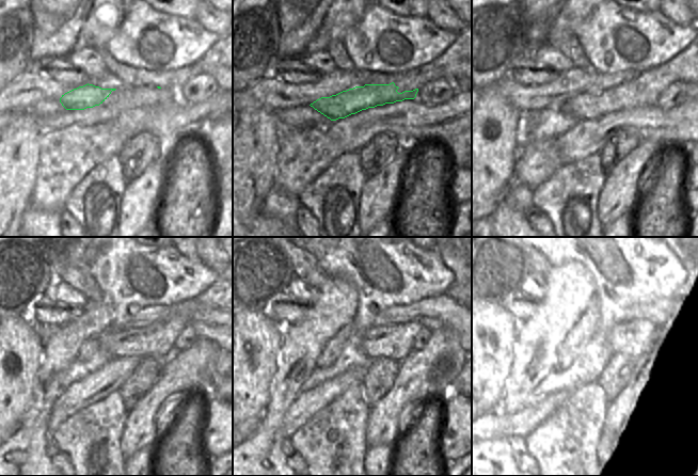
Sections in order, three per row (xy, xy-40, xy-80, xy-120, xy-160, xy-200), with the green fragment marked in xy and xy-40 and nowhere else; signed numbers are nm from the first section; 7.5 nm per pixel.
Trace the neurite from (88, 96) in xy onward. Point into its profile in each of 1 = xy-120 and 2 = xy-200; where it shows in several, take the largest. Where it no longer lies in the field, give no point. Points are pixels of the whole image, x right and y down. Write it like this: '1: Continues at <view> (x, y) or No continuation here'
1: Continues at xy-120 (146, 342)
2: Continues at xy-200 (634, 337).

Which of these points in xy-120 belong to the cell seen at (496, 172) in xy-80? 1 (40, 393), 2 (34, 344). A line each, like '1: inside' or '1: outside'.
1: outside
2: inside

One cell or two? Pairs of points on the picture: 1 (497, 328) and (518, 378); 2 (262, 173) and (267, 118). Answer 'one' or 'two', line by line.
1: two
2: one

